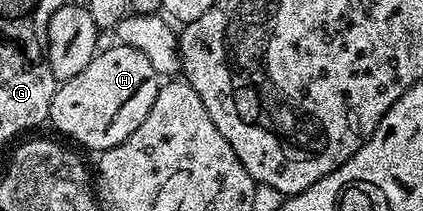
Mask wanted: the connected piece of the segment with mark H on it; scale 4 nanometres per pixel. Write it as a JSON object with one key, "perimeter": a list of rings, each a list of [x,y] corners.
{"perimeter":[[[121,43],[114,47],[96,51],[77,78],[64,80],[55,89],[49,124],[64,132],[68,141],[76,140],[71,141],[76,145],[102,150],[125,142],[145,122],[145,114],[149,114],[159,93],[161,77],[153,62],[136,48]]]}

